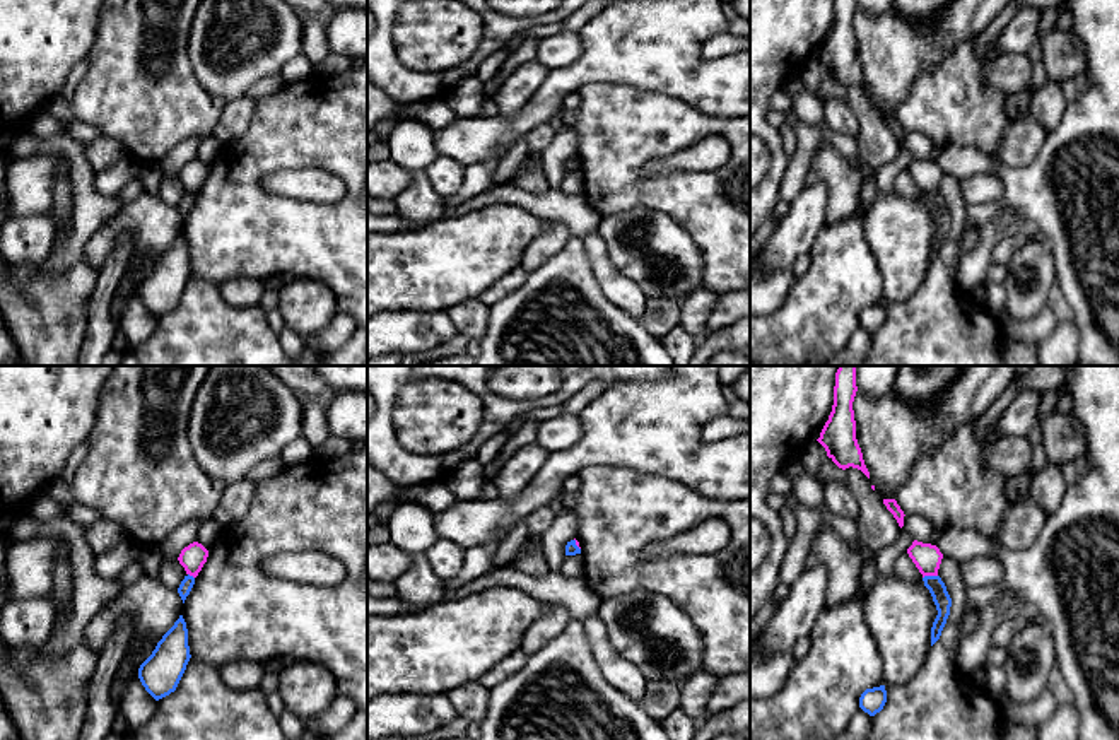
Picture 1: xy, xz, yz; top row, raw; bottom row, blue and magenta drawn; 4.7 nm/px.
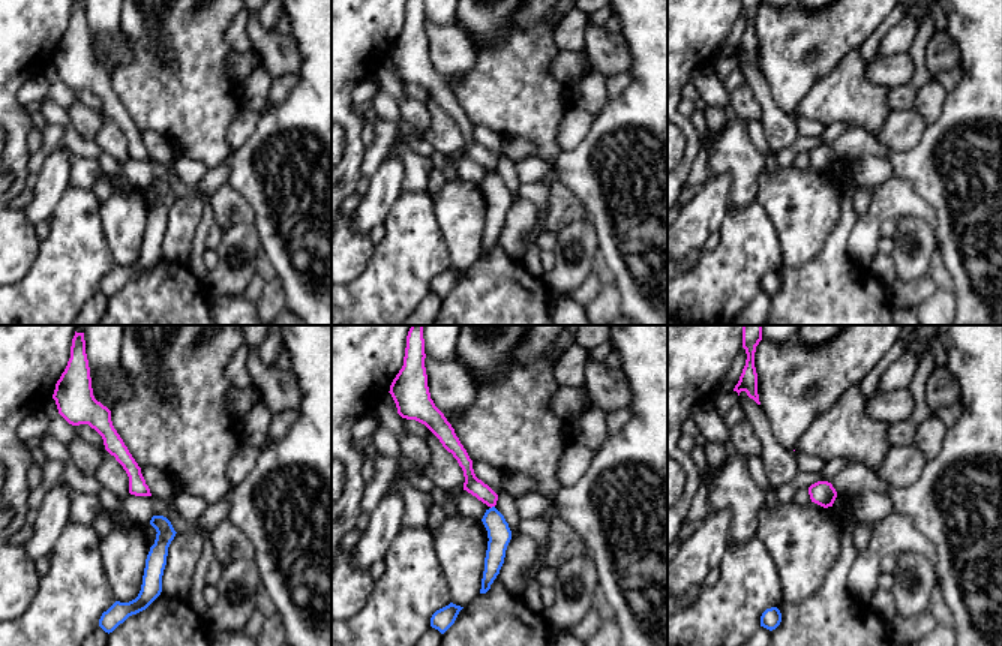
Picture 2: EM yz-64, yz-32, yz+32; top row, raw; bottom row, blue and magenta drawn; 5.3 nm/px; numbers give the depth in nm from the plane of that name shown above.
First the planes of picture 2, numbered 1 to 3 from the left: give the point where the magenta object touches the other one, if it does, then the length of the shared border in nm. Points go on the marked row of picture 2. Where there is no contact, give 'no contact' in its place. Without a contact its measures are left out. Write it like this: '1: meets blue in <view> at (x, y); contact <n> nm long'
1: no contact
2: meets blue in yz-32 at (492, 507); contact 30 nm long
3: no contact

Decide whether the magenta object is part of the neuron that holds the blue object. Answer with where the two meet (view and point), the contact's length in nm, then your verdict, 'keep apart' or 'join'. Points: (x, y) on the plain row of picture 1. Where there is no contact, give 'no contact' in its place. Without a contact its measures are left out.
contact yz (930, 193); length 70 nm; keep apart

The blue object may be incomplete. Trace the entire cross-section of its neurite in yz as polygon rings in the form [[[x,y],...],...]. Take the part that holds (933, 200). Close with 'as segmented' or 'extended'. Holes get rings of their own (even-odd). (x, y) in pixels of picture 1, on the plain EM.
[[[924,193],[923,198],[924,198],[924,203],[929,207],[933,219],[936,222],[936,227],[938,227],[938,232],[931,244],[931,263],[933,263],[940,256],[941,248],[950,232],[952,215],[940,193]]]; as segmented

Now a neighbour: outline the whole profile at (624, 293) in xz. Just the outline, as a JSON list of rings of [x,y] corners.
[[[598,232],[583,238],[586,256],[601,292],[622,311],[641,320],[646,296],[641,287],[613,265],[608,246]]]

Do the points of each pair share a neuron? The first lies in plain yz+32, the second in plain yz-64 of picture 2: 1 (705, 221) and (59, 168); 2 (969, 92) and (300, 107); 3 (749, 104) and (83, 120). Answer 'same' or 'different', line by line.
1: same
2: same
3: same

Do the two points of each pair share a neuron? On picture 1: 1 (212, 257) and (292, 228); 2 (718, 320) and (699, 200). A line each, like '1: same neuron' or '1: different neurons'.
1: same neuron
2: different neurons

